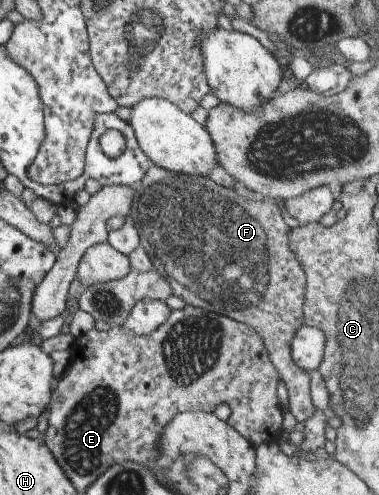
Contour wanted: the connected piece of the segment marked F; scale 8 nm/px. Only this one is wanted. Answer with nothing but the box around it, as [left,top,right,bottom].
[128,164,315,422]

